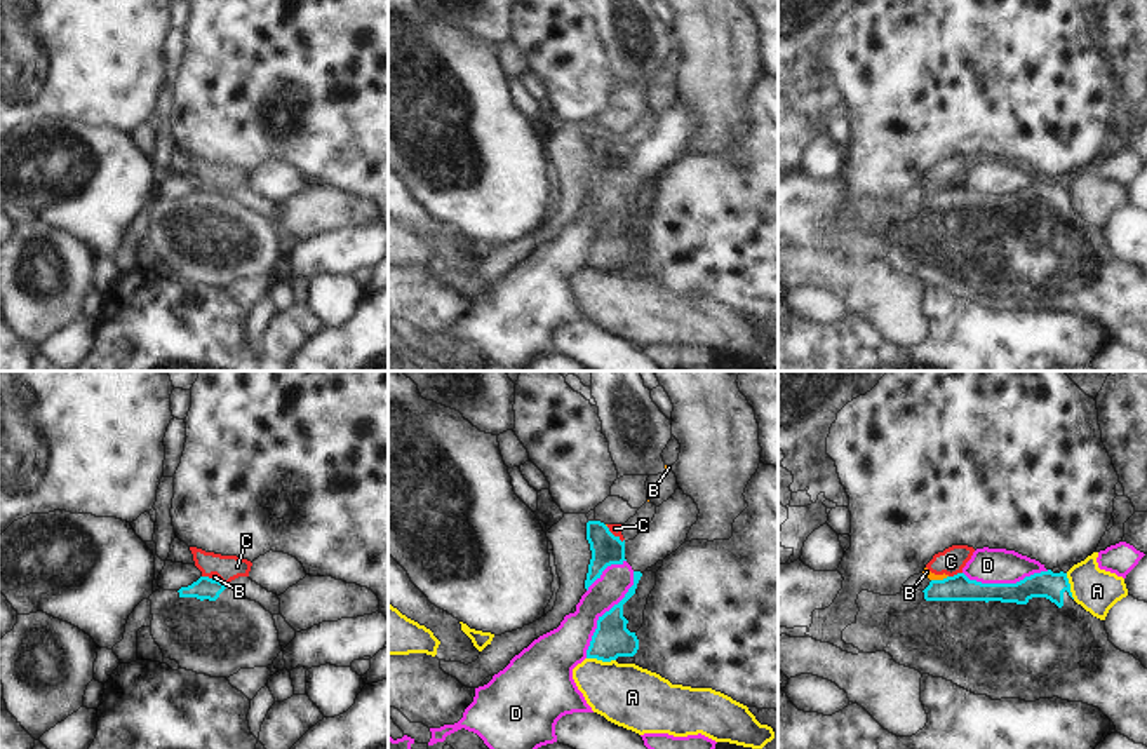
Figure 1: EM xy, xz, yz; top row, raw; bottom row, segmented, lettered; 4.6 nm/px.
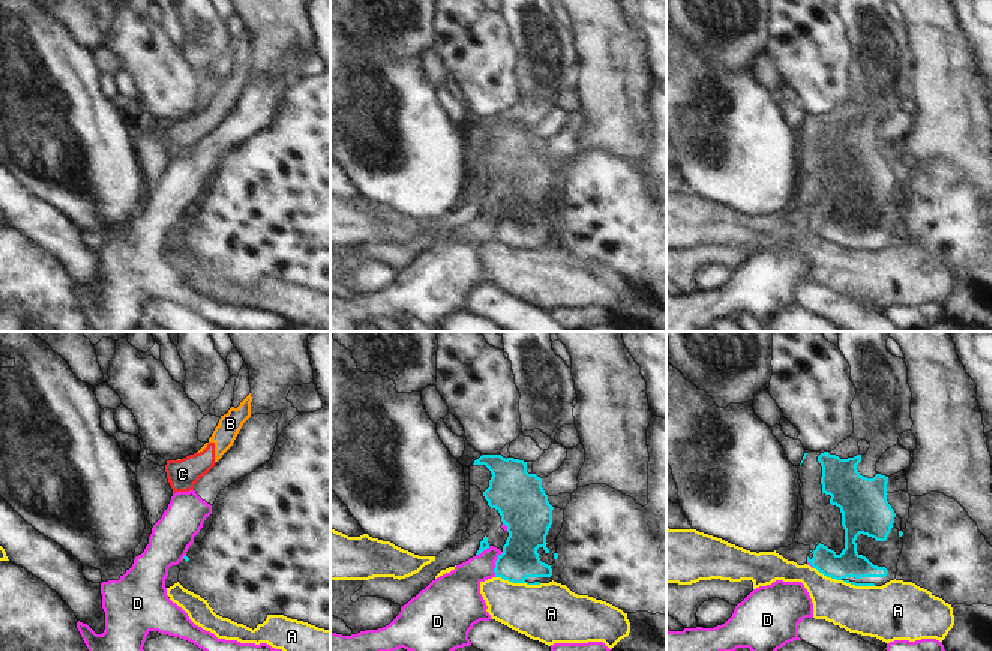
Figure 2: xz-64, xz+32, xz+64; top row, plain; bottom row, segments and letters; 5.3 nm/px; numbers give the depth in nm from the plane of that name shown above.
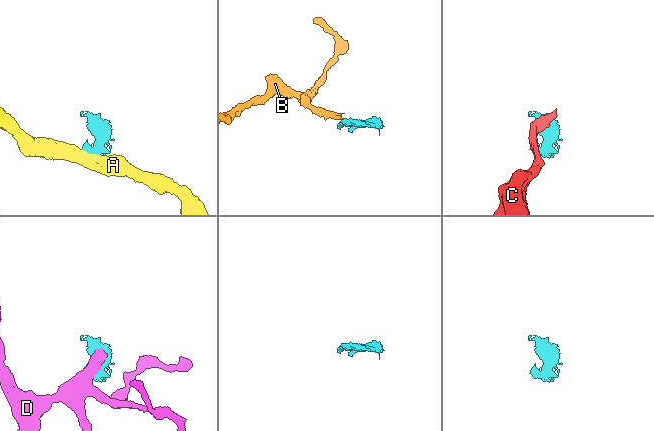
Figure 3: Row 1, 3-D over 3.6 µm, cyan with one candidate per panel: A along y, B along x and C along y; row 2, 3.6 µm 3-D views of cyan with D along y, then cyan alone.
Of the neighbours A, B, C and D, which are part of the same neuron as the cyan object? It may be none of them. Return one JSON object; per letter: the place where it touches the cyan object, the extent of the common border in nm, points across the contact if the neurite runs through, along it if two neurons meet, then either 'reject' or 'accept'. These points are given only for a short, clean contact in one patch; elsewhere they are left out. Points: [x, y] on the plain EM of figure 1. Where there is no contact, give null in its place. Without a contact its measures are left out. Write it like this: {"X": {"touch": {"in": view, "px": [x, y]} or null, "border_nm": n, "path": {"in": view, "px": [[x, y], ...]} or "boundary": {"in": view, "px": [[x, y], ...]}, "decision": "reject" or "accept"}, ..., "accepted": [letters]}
{"A": {"touch": {"in": "xz", "px": [601, 269]}, "border_nm": 140, "boundary": {"in": "xz", "px": [[587, 267], [615, 270]]}, "decision": "reject"}, "B": {"touch": {"in": "yz", "px": [939, 190]}, "border_nm": 80, "boundary": {"in": "yz", "px": [[947, 185], [932, 190]]}, "decision": "reject"}, "C": {"touch": {"in": "yz", "px": [954, 185]}, "border_nm": 70, "boundary": {"in": "yz", "px": [[961, 182], [949, 187]]}, "decision": "reject"}, "D": {"touch": {"in": "xz", "px": [604, 223]}, "border_nm": 460, "decision": "reject"}, "accepted": []}

